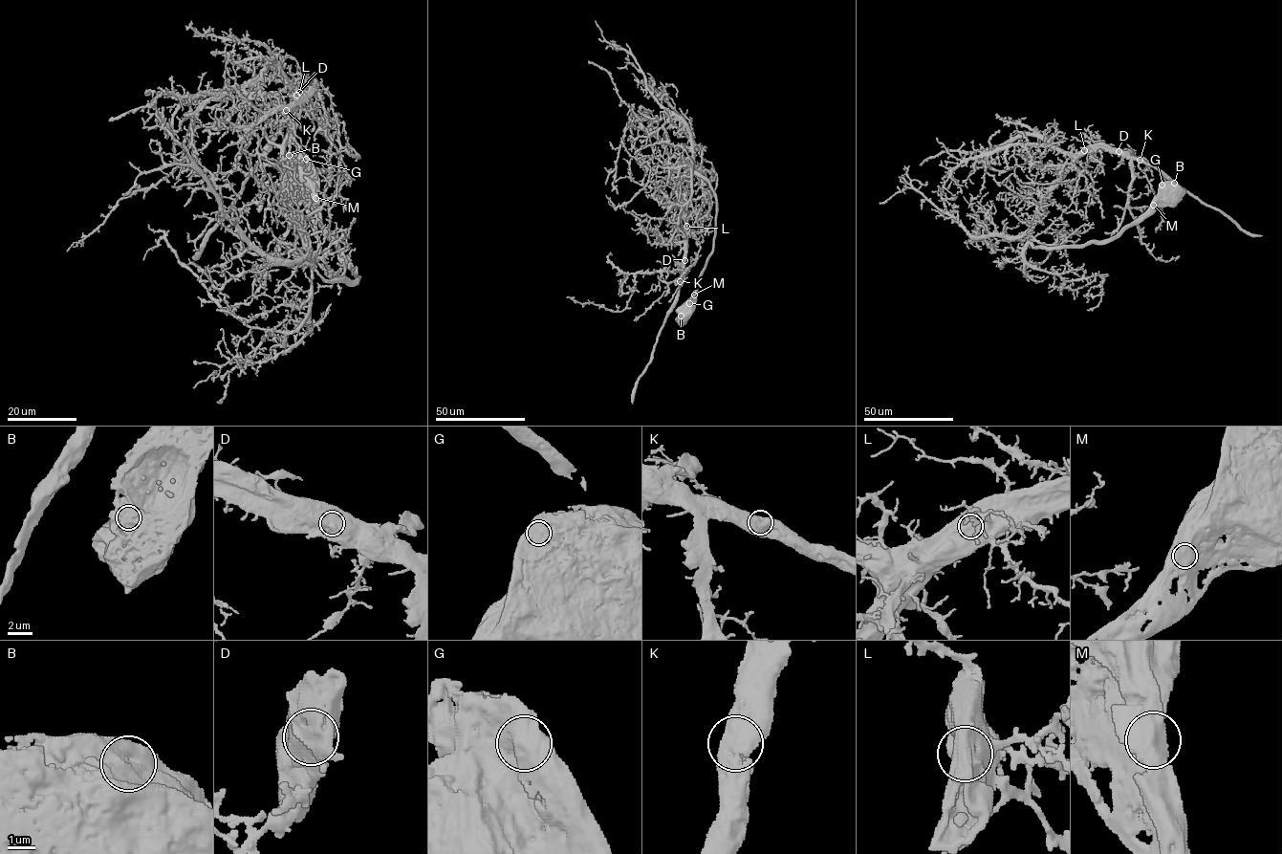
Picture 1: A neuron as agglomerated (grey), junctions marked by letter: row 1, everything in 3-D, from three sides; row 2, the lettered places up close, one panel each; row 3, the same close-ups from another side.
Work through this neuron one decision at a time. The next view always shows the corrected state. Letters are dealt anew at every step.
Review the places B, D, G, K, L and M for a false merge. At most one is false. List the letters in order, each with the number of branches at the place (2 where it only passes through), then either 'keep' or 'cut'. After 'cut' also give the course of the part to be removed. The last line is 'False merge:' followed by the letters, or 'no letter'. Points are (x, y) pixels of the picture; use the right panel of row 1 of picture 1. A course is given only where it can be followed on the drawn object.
B: 1 | keep
D: 1 | keep
G: 1 | keep
K: 1 | keep
L: 1 | keep
M: 1 | keep
False merge: no letter

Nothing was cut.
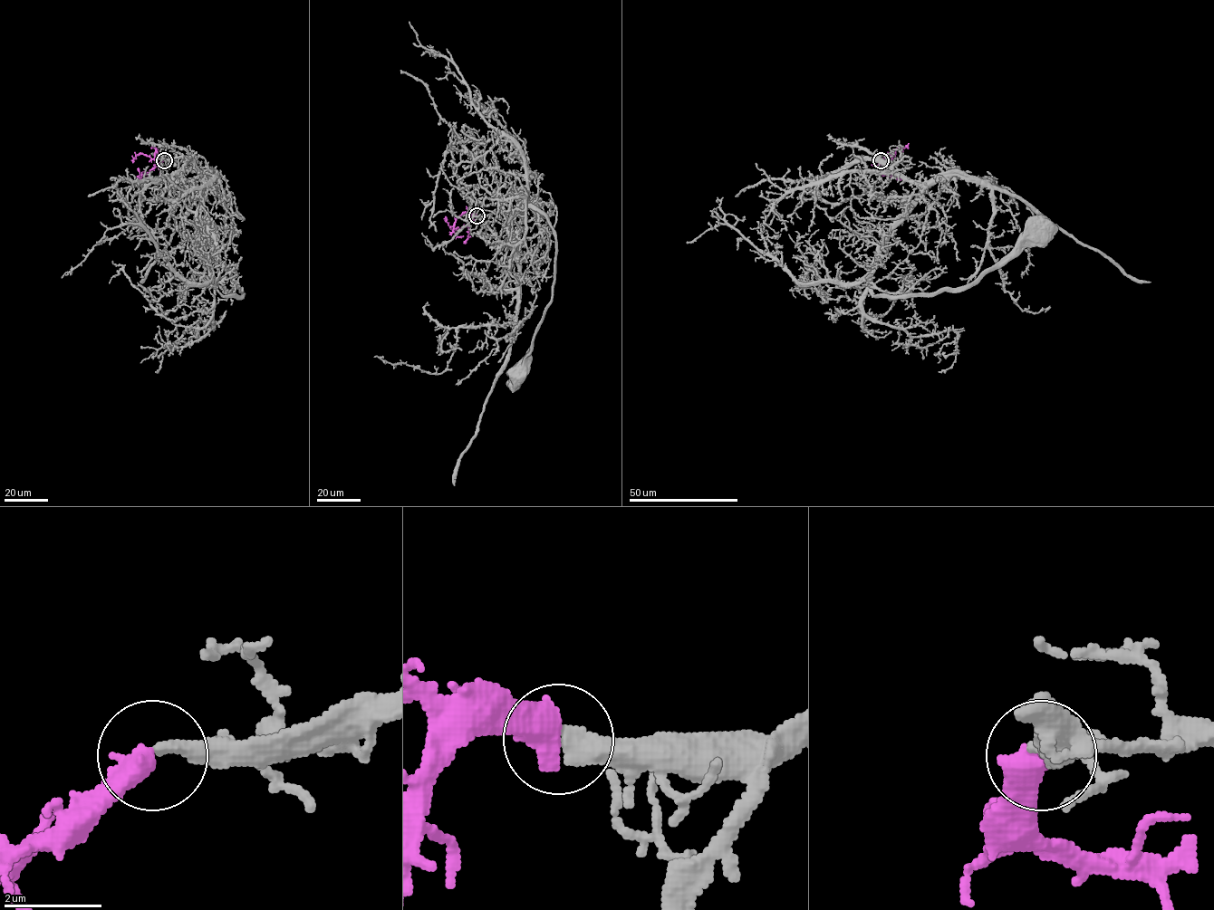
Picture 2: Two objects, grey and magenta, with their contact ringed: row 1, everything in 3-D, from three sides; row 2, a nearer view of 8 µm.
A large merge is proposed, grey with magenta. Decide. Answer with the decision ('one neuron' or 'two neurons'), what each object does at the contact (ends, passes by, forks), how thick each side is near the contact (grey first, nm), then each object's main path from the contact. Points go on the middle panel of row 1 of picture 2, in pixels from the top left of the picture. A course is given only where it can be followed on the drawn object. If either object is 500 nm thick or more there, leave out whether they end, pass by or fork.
one neuron; calibres 360 and 600 nm; course grey (476, 215), (502, 213), (515, 254), (509, 223), (522, 206), (539, 210), (555, 240), (553, 298), (518, 370); course magenta (476, 215), (464, 212), (456, 219), (453, 231), (458, 236), (463, 236)

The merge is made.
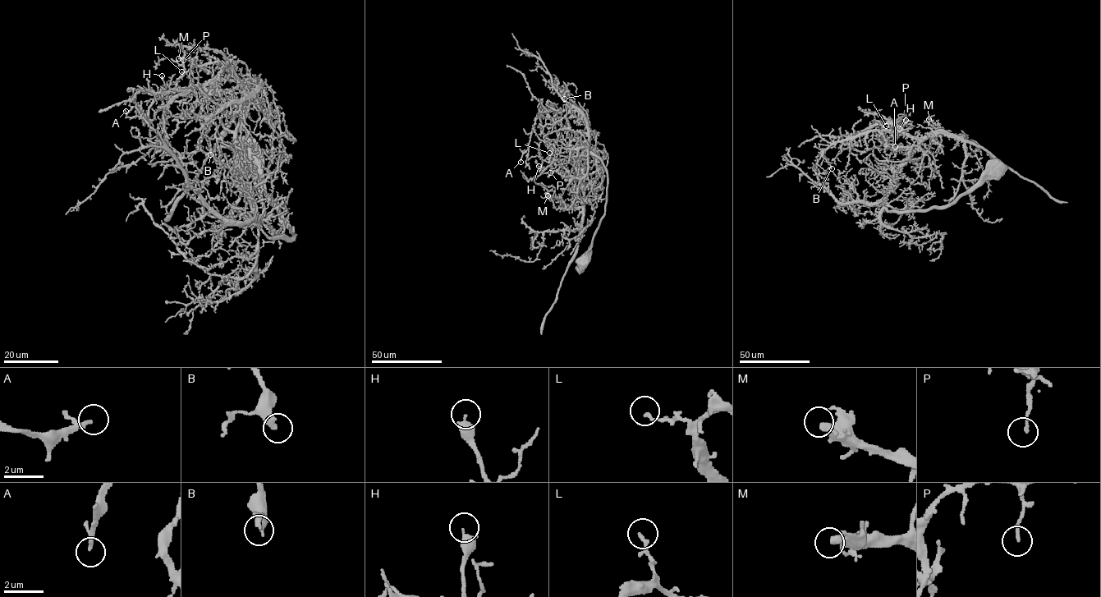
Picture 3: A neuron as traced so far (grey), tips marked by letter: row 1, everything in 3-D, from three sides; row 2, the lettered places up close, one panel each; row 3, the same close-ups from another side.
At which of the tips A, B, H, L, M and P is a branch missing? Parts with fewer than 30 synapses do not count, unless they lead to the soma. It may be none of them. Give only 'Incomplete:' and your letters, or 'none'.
Incomplete: A, B, M

